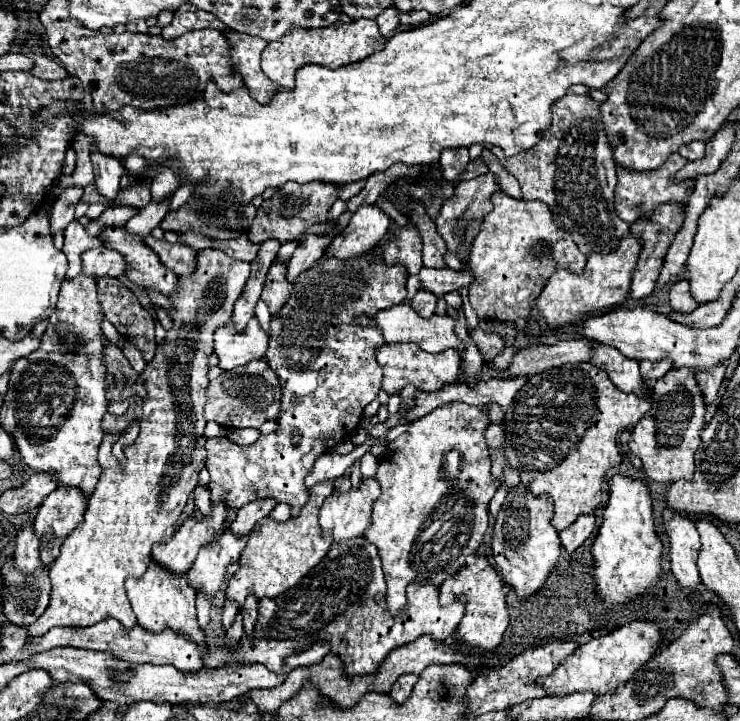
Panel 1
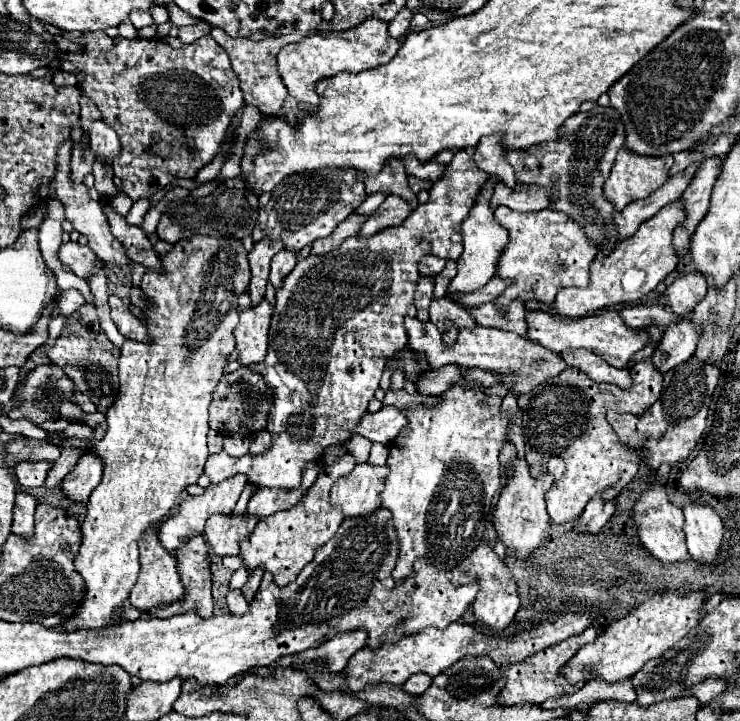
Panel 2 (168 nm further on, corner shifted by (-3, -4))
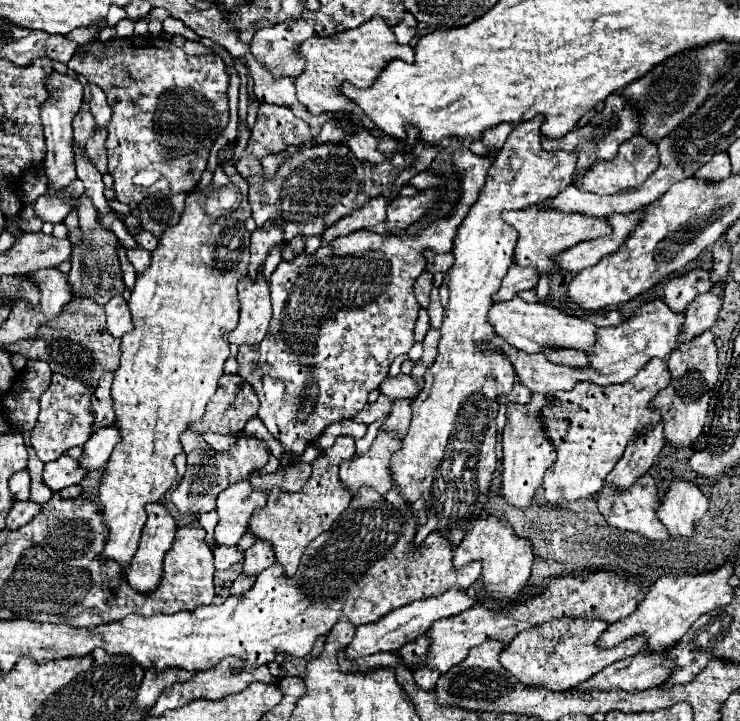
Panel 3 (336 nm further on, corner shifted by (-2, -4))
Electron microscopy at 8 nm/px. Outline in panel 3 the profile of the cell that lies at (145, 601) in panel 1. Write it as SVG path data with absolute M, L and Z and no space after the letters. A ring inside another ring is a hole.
M147 504L147 522L139 550L131 560L127 582L141 594L153 592L163 580L163 558L173 544L177 524L161 504Z

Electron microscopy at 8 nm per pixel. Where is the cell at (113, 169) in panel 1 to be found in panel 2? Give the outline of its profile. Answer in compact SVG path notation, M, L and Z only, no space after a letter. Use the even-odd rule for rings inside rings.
M96 120L90 126L88 134L90 134L90 148L96 156L104 156L106 160L112 160L114 156L120 154L118 134L104 120Z

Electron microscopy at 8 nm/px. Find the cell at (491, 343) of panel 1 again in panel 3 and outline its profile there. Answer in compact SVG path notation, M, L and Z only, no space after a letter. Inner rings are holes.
M437 288L431 290L431 304L429 304L427 312L429 312L429 318L431 318L431 328L439 329L442 325L444 310L439 294L437 294Z

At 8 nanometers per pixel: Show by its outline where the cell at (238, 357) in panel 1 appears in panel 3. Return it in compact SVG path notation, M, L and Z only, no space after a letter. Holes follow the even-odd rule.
M261 272L255 282L247 280L247 276L239 280L239 302L241 302L239 324L235 330L227 334L227 340L237 346L241 344L259 346L267 334L271 320L269 286Z

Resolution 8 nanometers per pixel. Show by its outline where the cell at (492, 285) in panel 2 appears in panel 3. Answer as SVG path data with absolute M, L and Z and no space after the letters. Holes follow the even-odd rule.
M511 266L507 276L501 282L501 288L493 294L493 302L505 302L511 300L513 296L517 296L521 290L531 290L537 284L537 276L535 272L531 272L531 268L519 268L519 266Z

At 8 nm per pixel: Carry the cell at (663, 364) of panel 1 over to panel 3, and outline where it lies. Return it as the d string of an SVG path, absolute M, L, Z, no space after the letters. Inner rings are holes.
M711 292L699 296L699 300L693 300L691 308L687 308L687 312L685 312L685 324L677 336L677 346L685 344L685 342L693 340L695 336L703 334L705 330L709 330L717 320L721 302L723 300Z

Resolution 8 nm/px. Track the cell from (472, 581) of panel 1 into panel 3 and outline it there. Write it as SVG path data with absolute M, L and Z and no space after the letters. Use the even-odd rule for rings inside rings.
M487 516L487 518L479 518L475 522L475 528L471 528L465 540L461 540L461 544L455 548L455 556L453 556L455 566L463 566L465 562L473 562L473 560L479 560L483 566L481 584L485 592L491 592L491 598L501 608L507 608L515 602L515 598L519 596L519 592L529 580L531 564L533 564L533 550L527 540L521 540L513 534L513 530L509 528L505 520L497 516Z

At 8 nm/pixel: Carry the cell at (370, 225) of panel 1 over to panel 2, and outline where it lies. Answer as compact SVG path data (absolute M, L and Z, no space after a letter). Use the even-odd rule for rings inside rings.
M390 194L382 206L376 210L376 214L372 214L364 226L362 226L362 232L360 236L372 236L374 232L380 232L384 228L390 228L390 226L398 226L404 222L404 218L408 218L412 212L412 208L396 194Z

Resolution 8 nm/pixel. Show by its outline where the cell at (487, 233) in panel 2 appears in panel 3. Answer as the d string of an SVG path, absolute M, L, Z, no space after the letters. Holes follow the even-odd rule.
M543 116L519 124L507 138L499 156L495 156L483 196L469 208L453 240L453 266L445 272L439 288L445 310L437 358L425 372L425 384L417 398L411 400L411 426L401 440L401 450L391 458L393 488L407 498L407 504L423 498L427 504L427 522L417 524L413 546L417 548L427 534L443 532L457 546L473 522L485 514L489 486L495 474L495 418L499 398L513 390L515 372L505 356L479 352L477 340L489 340L495 330L489 324L491 296L499 290L503 276L513 264L517 232L503 222L501 210L521 210L559 194L575 172L575 156L567 152L545 152L539 148L539 124Z

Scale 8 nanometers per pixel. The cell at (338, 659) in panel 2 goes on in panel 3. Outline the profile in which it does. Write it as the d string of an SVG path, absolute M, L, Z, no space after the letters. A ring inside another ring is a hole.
M451 588L451 592L443 592L443 596L435 596L435 598L427 598L427 600L417 600L413 604L407 604L407 606L395 610L395 612L389 612L387 616L383 616L375 624L357 626L357 632L355 632L353 640L345 646L345 656L349 660L355 660L355 658L377 654L377 652L395 652L405 642L411 642L417 636L421 636L423 632L427 632L427 628L431 628L431 624L435 620L455 616L455 614L471 608L473 604L475 604L475 598L469 596L467 592L459 592L459 588Z

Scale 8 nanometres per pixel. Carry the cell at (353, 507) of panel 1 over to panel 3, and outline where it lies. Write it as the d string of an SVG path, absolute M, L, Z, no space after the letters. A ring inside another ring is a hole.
M379 432L369 452L363 456L353 456L351 460L339 466L339 478L353 496L359 494L363 486L377 488L377 492L385 494L391 490L391 476L389 476L389 462L391 454L401 448L401 440L395 440L391 434Z

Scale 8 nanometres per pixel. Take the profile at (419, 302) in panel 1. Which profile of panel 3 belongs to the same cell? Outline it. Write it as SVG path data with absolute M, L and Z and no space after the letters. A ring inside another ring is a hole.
M425 270L419 276L419 280L415 280L415 286L413 286L415 296L417 296L417 302L421 304L421 308L427 308L429 306L429 292L431 292L431 288L433 288L433 274Z

